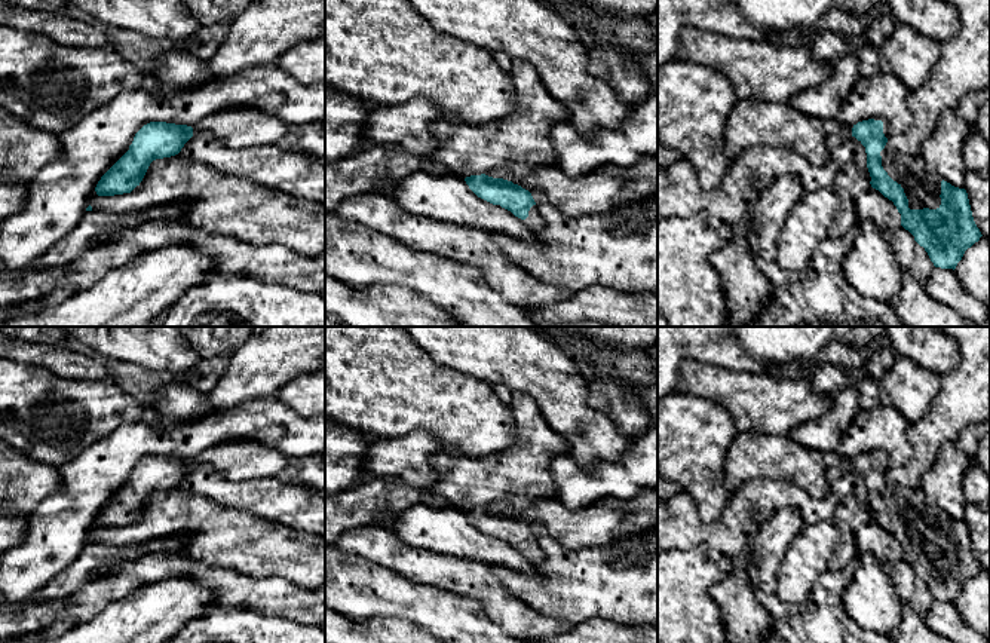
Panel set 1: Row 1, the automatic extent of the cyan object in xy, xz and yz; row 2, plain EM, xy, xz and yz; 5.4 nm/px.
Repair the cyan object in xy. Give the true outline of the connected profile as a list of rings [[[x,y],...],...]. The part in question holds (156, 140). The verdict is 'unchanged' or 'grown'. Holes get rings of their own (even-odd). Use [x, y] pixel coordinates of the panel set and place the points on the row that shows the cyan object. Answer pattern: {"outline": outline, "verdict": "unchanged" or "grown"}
{"outline": [[[229,108],[208,114],[194,126],[150,122],[134,137],[129,150],[101,177],[98,196],[131,193],[142,181],[150,163],[171,157],[197,132],[212,134],[230,148],[273,146],[286,151],[304,151],[325,163],[325,126],[288,125],[258,108]]], "verdict": "grown"}

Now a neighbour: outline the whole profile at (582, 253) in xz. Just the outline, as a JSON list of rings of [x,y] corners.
[[[530,190],[545,226],[533,232],[546,249],[533,248],[505,235],[490,233],[493,242],[537,281],[577,293],[591,287],[606,287],[629,296],[658,296],[658,220],[638,232],[616,238],[613,229],[622,223],[609,212],[570,218],[555,209],[540,190]]]

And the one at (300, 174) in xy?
[[[197,132],[178,154],[220,174],[325,206],[325,162],[310,153],[273,146],[230,148],[209,132]]]

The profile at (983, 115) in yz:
[[[990,101],[984,102],[978,111],[975,119],[974,132],[978,132],[981,137],[987,140],[990,144]]]

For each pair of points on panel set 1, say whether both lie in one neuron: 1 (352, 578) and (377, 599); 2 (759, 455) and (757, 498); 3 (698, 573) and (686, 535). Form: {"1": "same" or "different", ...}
{"1": "same", "2": "different", "3": "different"}

